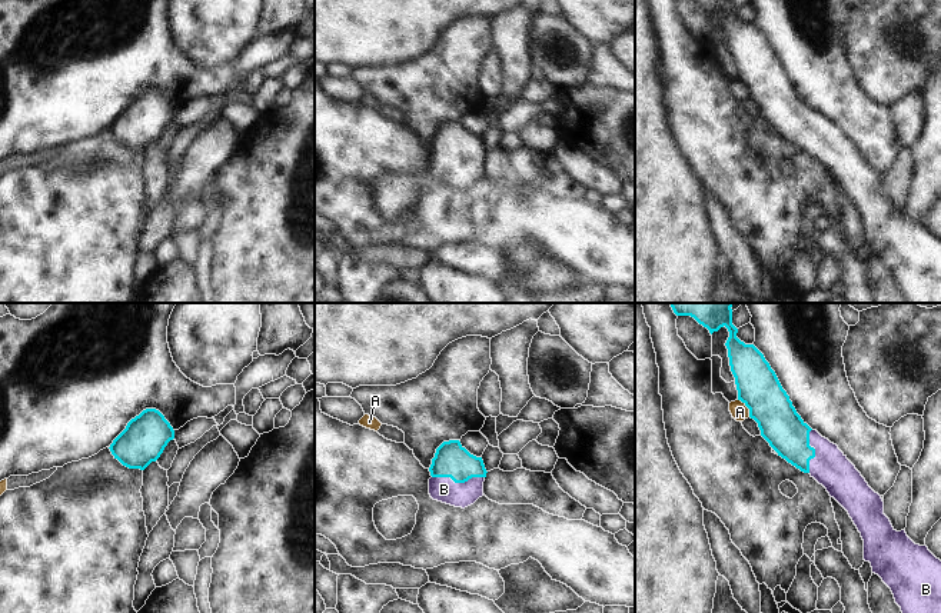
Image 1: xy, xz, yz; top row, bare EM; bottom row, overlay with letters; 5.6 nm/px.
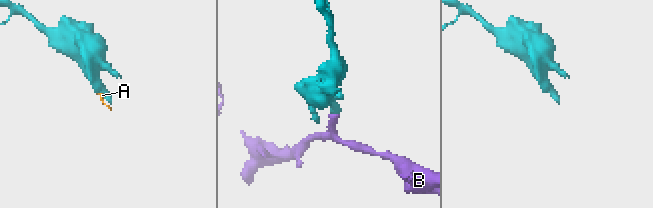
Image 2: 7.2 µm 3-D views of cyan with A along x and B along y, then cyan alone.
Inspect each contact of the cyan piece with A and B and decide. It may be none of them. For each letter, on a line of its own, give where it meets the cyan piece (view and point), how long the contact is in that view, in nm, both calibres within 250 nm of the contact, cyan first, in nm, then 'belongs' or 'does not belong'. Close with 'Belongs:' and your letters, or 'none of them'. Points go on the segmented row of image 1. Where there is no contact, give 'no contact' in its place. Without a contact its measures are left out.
A: meets cyan in yz at (747, 406); contact 120 nm long; 240 nm thick on the cyan side, 100 nm on the other; does not belong
B: meets cyan in xz at (458, 482); contact 300 nm long; 190 nm thick on the cyan side, 140 nm on the other; belongs
Belongs: B

